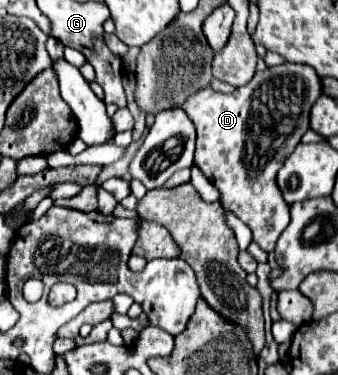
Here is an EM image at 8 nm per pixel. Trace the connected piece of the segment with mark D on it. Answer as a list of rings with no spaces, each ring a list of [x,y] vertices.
[[[284,63],[278,67],[268,67],[262,73],[256,73],[248,85],[238,87],[230,95],[224,95],[206,87],[190,95],[184,103],[184,111],[188,111],[190,119],[194,119],[196,131],[198,131],[194,163],[220,191],[222,207],[230,209],[234,215],[238,215],[240,221],[244,221],[252,229],[254,241],[266,253],[274,251],[276,239],[290,223],[288,205],[284,203],[284,197],[276,187],[276,171],[282,167],[284,159],[296,149],[296,145],[300,143],[300,137],[310,129],[308,127],[310,107],[314,105],[314,99],[320,95],[322,95],[320,77],[312,67]]]

